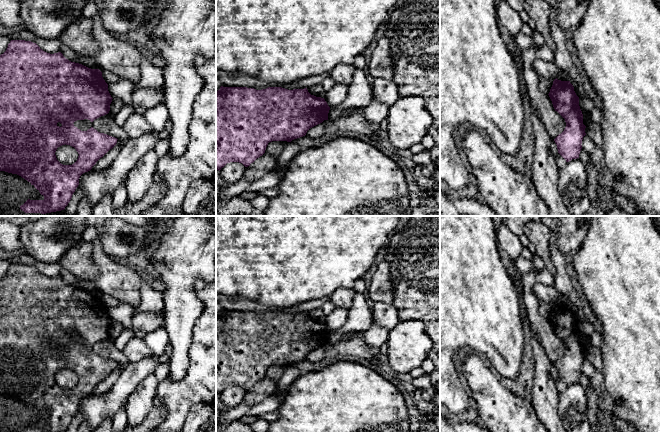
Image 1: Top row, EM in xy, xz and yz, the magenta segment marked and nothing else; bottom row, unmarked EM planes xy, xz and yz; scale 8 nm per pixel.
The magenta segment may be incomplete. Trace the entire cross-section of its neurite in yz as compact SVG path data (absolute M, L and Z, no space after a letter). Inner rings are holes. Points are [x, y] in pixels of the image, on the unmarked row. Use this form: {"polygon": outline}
{"polygon": "M554 303L549 316L555 335L557 335L566 346L564 355L555 363L558 377L566 384L579 382L582 373L582 364L586 359L583 348L583 338L579 330L579 321L574 315L570 305Z"}

